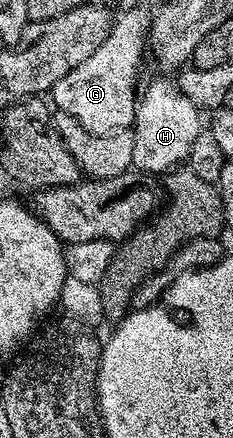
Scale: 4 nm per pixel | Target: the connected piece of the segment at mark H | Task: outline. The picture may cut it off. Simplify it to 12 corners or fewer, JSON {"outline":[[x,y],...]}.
{"outline":[[173,79],[136,103],[133,167],[164,176],[187,163],[201,111]]}

